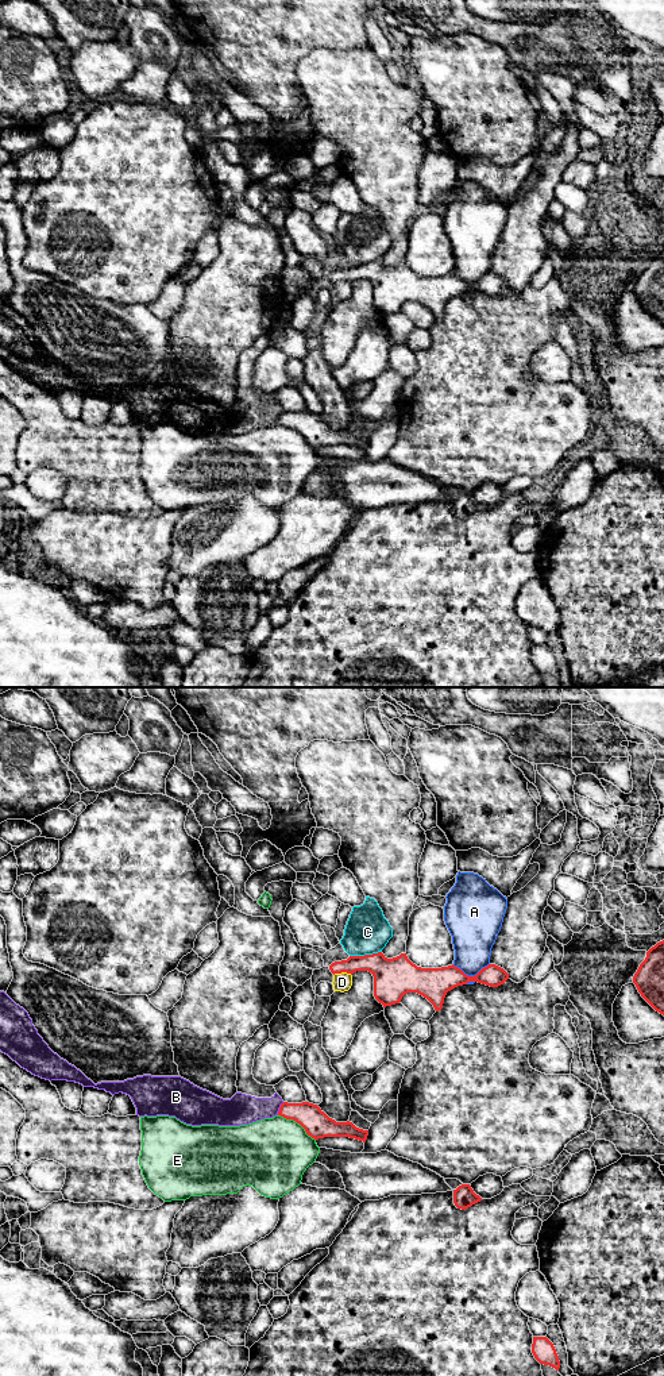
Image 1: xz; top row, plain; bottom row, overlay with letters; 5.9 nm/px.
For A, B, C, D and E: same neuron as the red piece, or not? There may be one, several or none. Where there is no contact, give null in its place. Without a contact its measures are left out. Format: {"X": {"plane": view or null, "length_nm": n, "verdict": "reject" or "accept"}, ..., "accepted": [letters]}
{"A": {"plane": "xz", "length_nm": 220, "verdict": "reject"}, "B": {"plane": "xz", "length_nm": 90, "verdict": "reject"}, "C": {"plane": "xz", "length_nm": 190, "verdict": "reject"}, "D": {"plane": "xz", "length_nm": 110, "verdict": "reject"}, "E": {"plane": "xz", "length_nm": 280, "verdict": "reject"}, "accepted": []}

